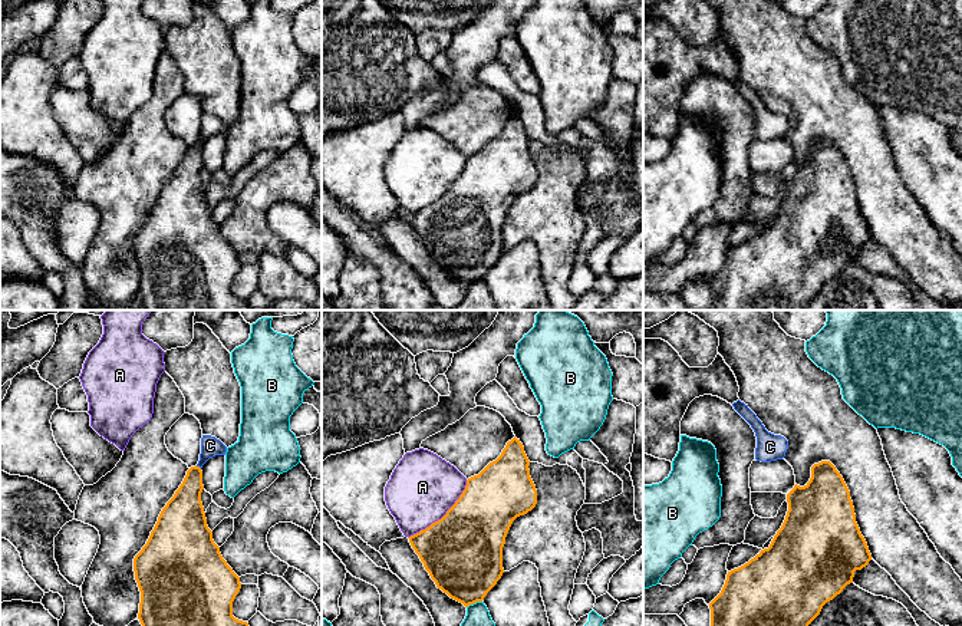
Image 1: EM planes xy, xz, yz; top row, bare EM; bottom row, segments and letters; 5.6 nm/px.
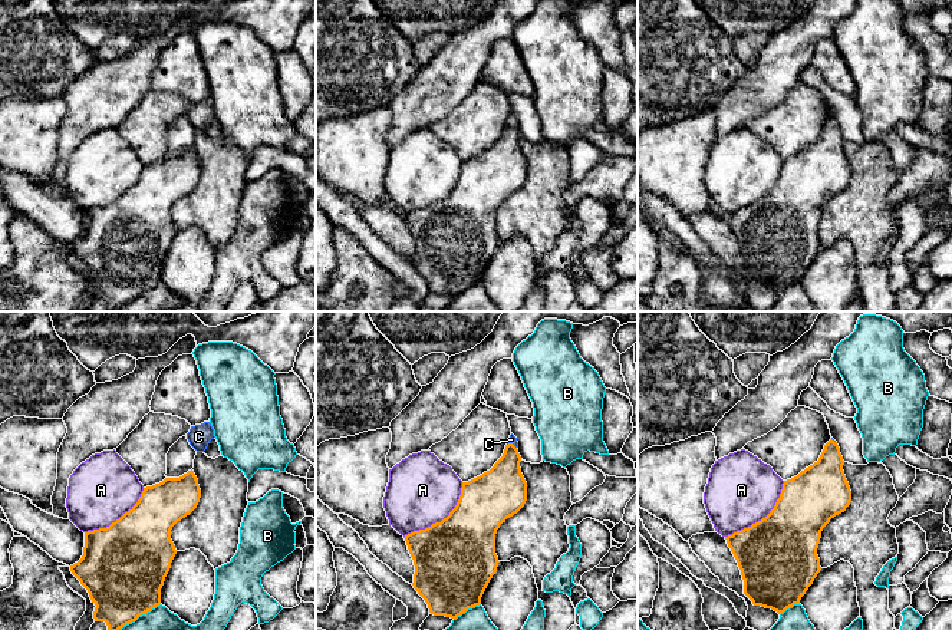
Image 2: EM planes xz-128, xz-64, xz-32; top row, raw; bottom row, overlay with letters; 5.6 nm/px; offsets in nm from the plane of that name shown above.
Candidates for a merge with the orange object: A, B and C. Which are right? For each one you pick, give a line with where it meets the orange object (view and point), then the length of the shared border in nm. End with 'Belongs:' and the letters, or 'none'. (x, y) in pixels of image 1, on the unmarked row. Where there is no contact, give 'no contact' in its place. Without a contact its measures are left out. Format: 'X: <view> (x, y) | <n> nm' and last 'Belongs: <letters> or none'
C: xy (198, 145) | 40 nm
Belongs: C

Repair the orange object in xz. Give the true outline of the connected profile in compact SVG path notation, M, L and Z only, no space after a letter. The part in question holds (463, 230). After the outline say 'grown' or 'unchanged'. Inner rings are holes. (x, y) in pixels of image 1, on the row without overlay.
M514 115L495 139L467 158L465 168L441 198L408 215L436 266L465 286L482 280L501 257L507 211L517 195L537 182L528 144L524 125Z; unchanged

